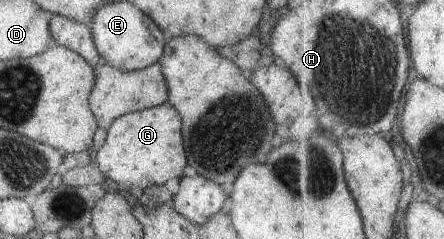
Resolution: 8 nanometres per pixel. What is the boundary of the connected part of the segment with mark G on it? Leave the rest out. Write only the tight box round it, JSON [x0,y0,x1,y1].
[92,102,188,190]

